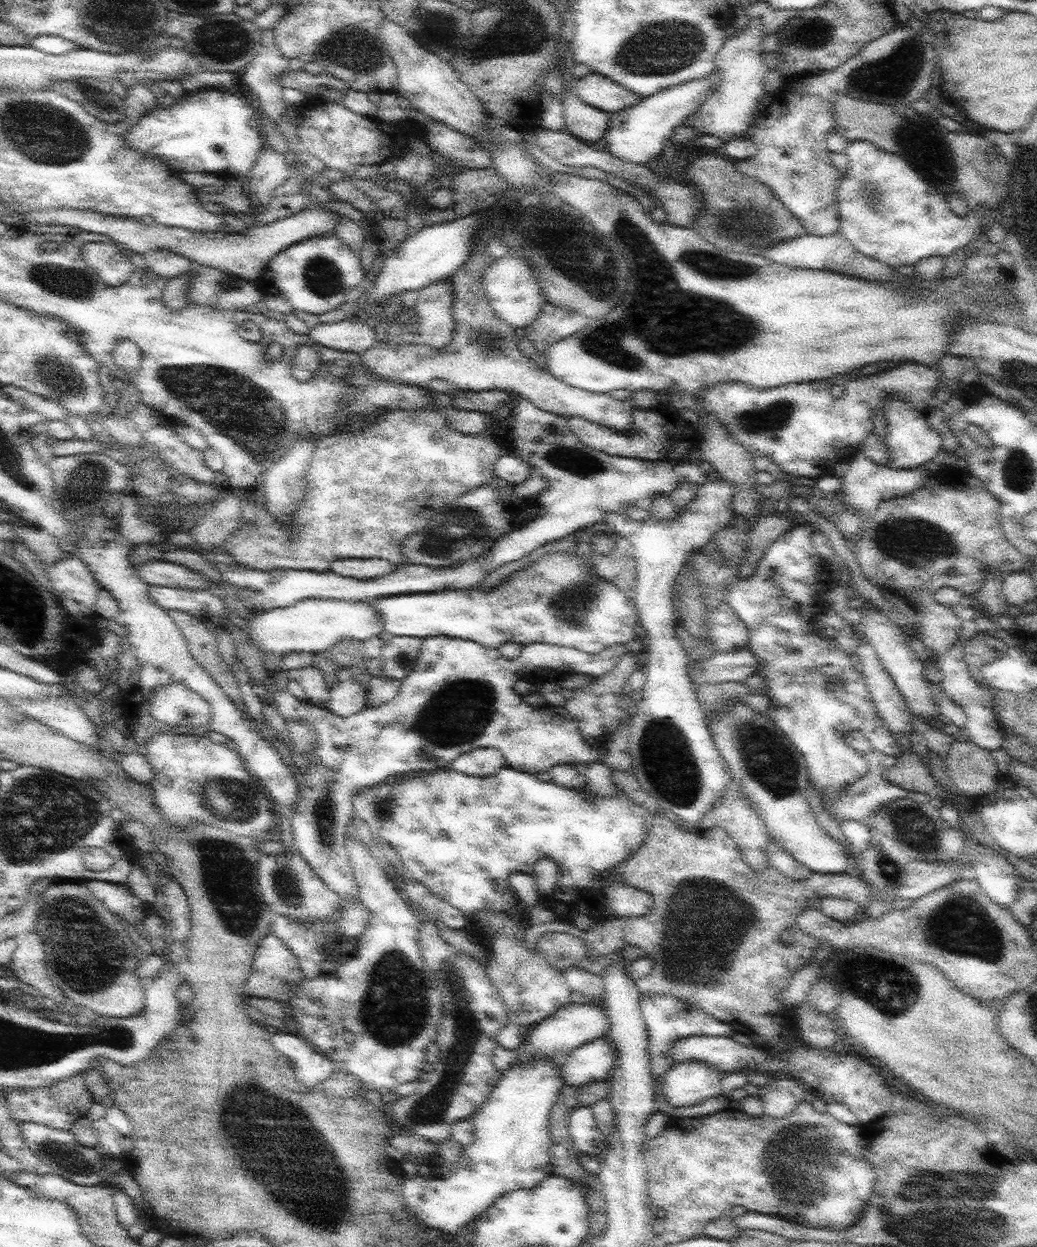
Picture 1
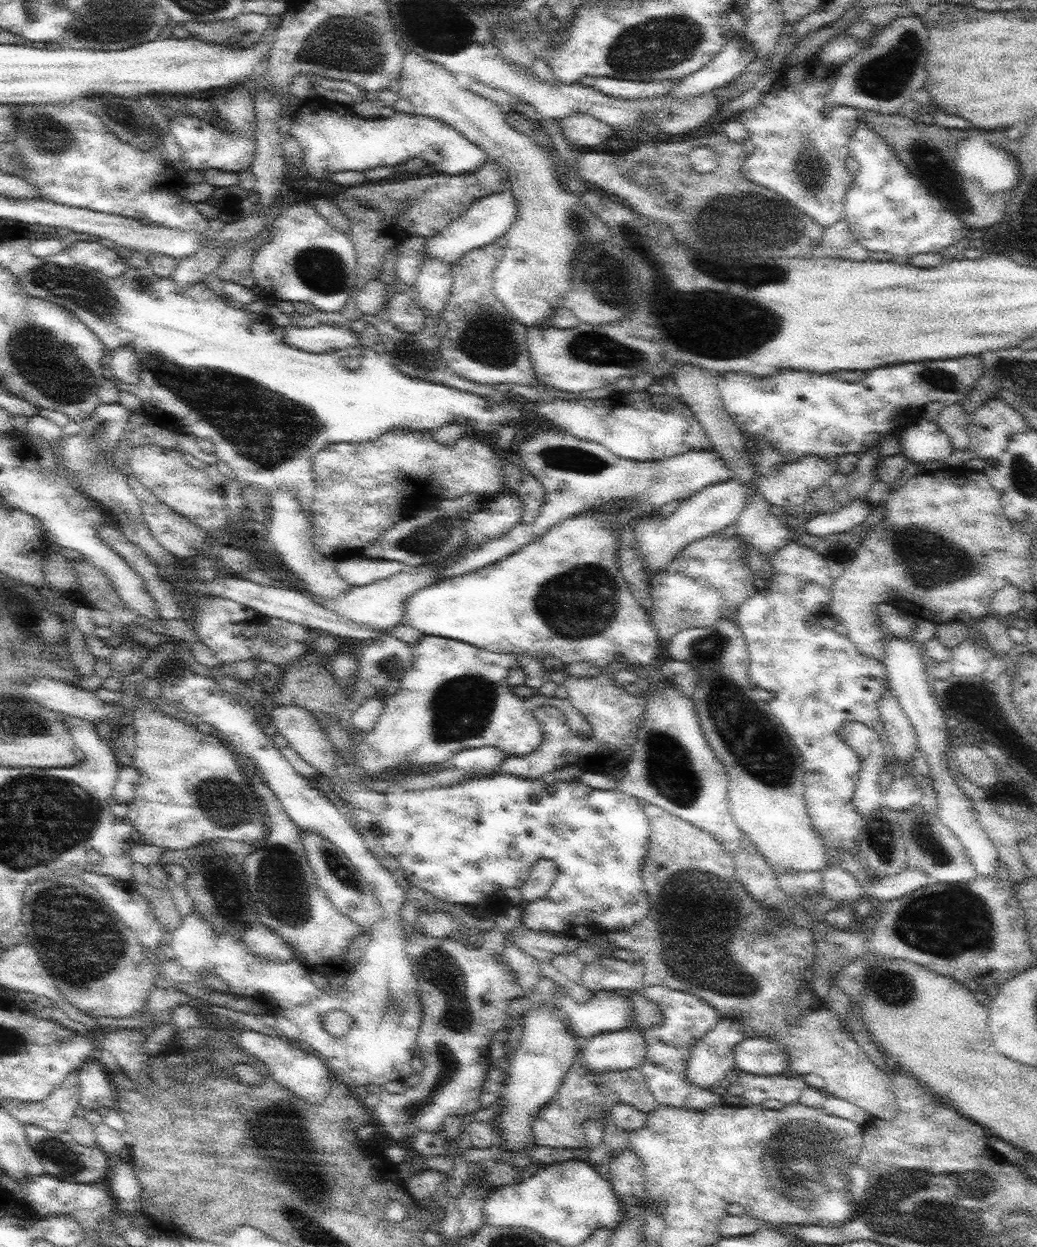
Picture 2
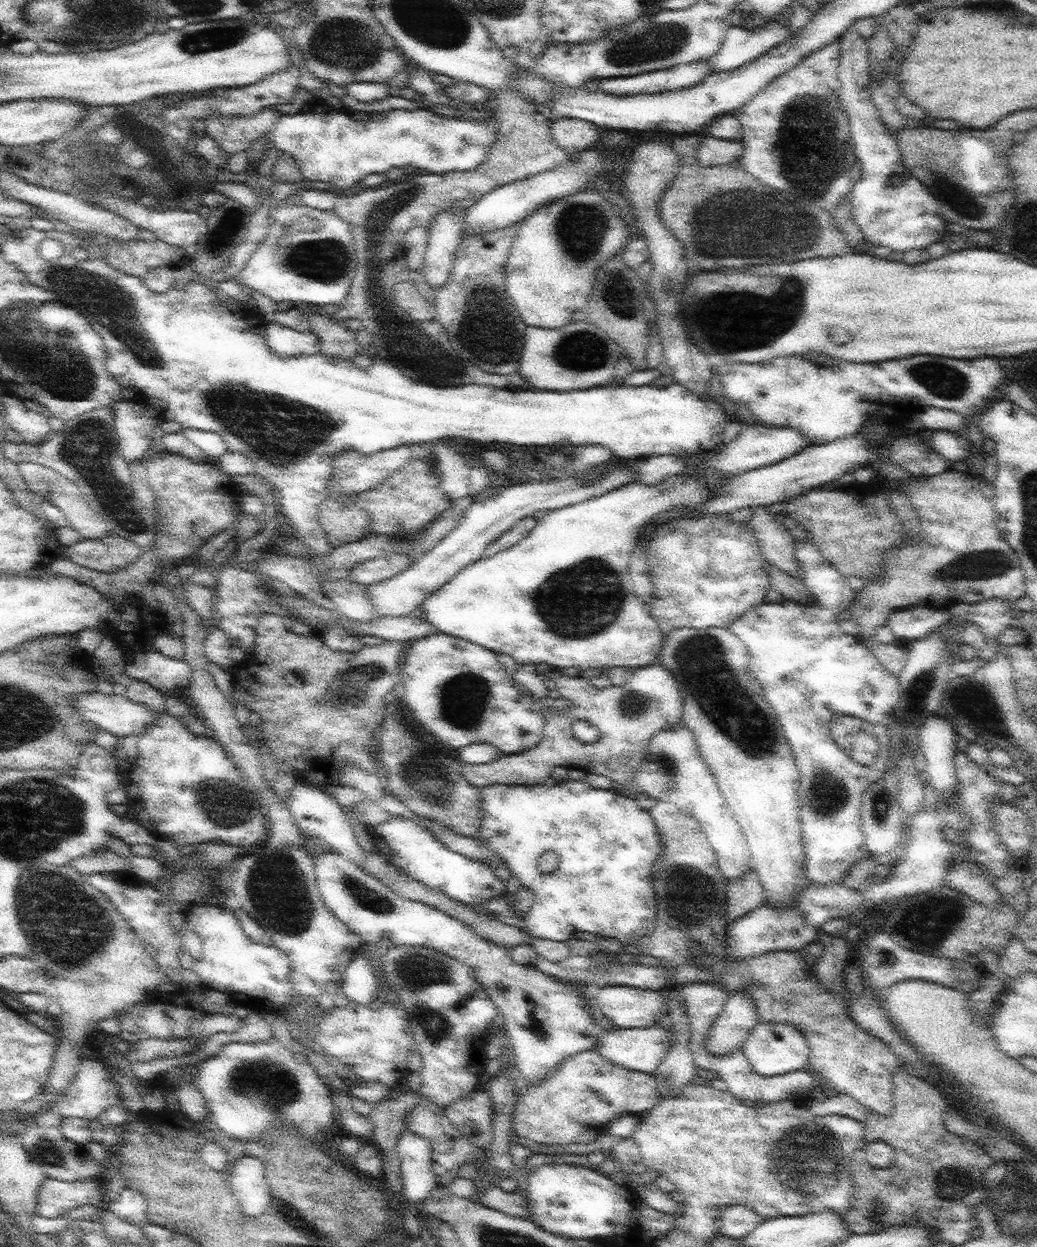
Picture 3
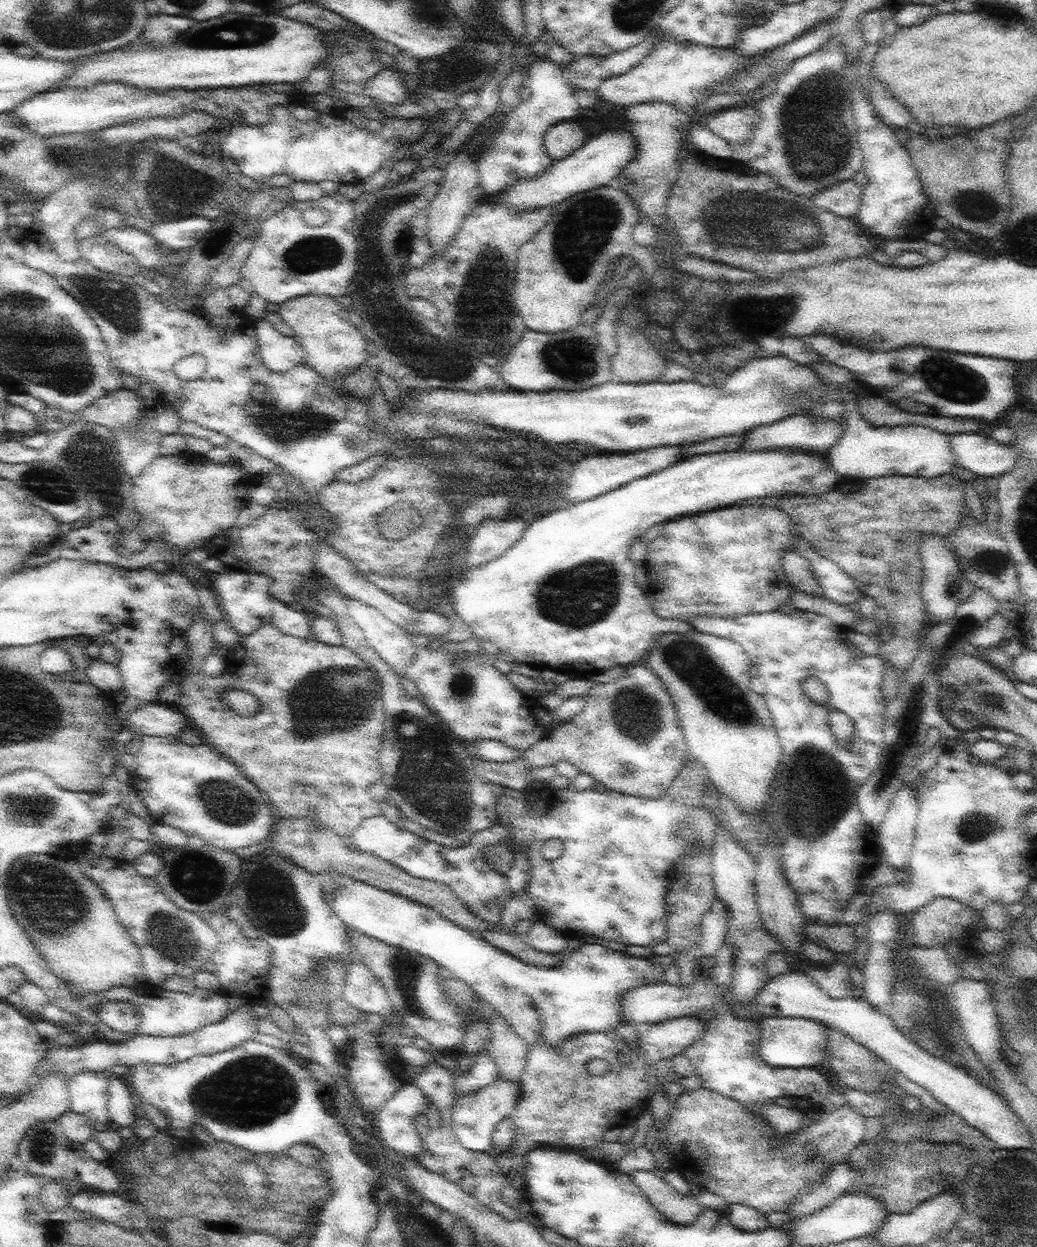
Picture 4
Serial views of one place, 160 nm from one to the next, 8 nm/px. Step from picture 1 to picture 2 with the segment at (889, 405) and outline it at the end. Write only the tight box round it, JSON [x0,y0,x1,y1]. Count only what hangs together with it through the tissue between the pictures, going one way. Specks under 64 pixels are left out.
[900,420,953,464]

